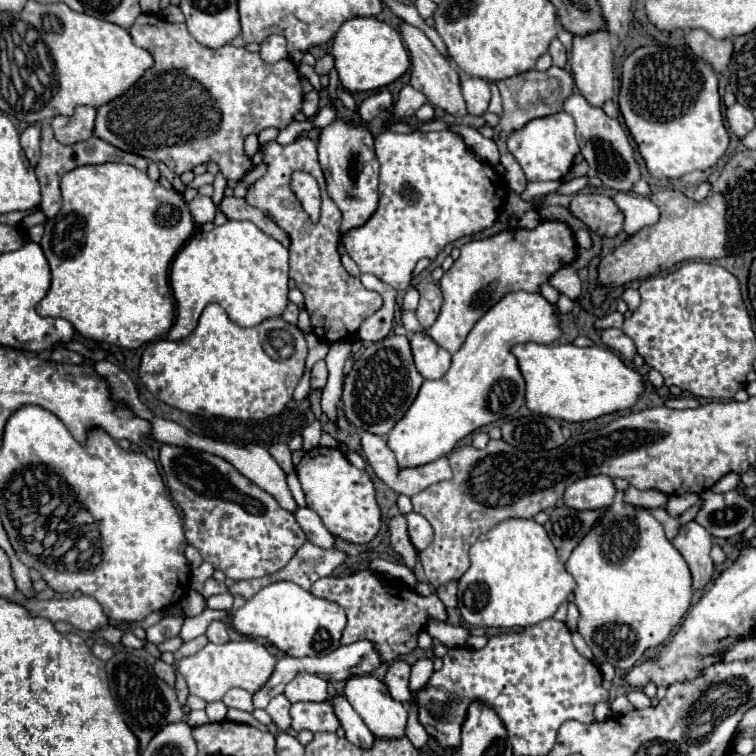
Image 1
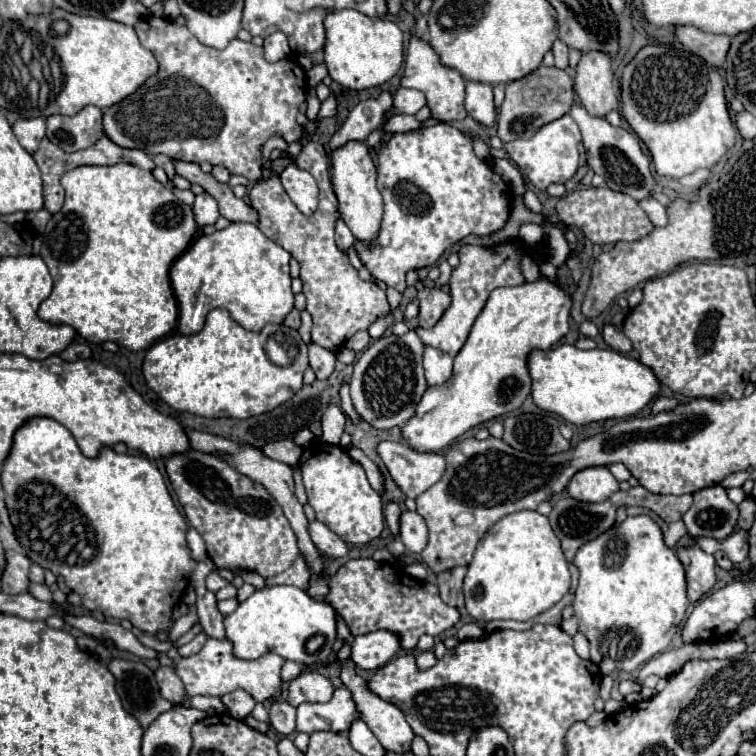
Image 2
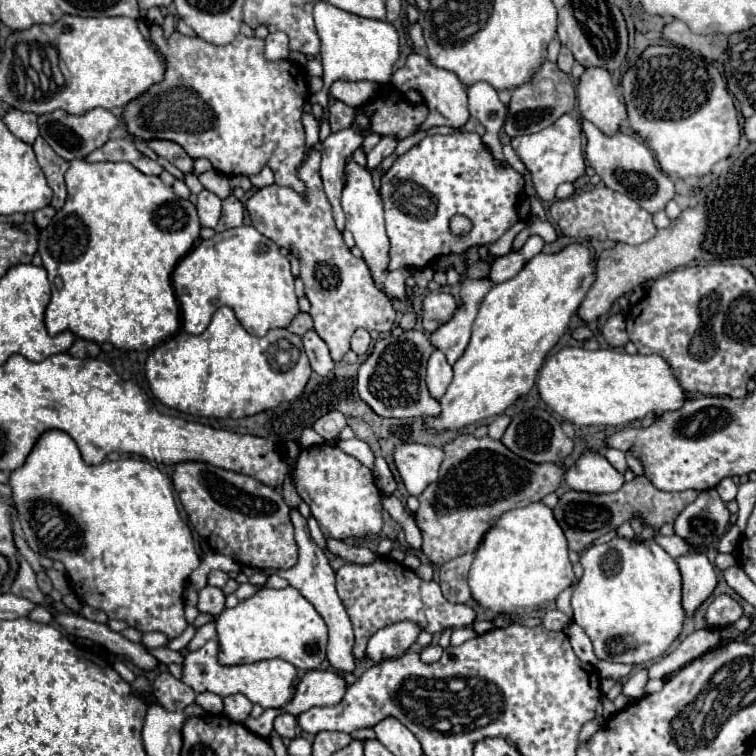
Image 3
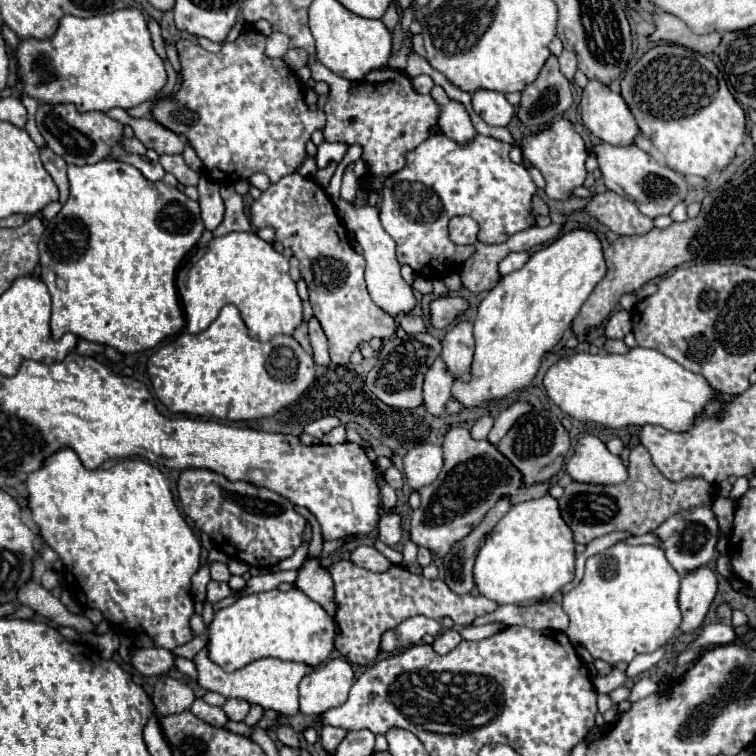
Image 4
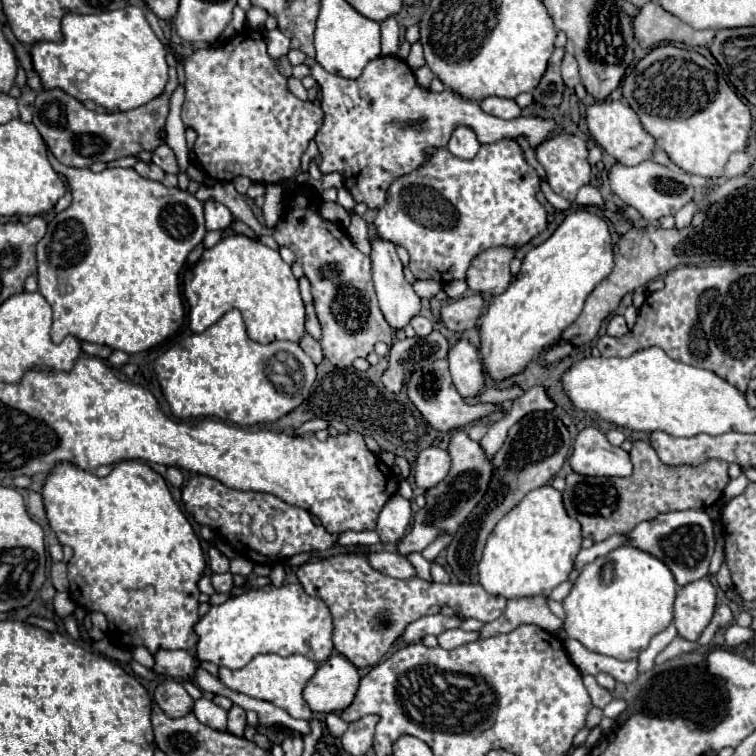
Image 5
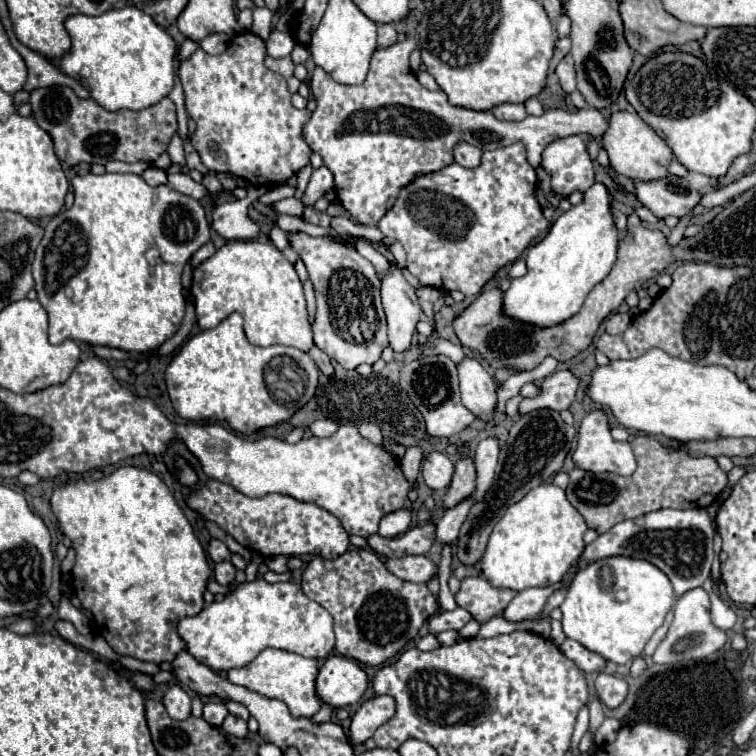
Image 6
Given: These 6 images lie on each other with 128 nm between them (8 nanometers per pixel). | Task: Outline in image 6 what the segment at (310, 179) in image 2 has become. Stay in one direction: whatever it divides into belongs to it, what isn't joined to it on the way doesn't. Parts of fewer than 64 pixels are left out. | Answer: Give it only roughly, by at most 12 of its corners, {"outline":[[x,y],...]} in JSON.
{"outline":[[252,32],[180,64],[202,164],[250,184],[310,162],[310,110]]}

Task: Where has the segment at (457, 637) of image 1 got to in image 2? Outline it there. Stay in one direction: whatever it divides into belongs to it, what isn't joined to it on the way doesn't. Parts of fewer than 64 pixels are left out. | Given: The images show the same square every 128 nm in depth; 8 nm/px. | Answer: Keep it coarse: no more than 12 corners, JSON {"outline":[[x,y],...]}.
{"outline":[[464,624],[458,640],[478,640],[484,630],[478,624]]}

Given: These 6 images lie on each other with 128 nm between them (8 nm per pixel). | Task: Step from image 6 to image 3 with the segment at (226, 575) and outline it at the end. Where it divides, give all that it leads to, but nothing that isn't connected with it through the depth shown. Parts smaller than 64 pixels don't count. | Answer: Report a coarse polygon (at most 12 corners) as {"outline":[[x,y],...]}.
{"outline":[[206,586],[198,610],[216,620],[224,610],[224,592]]}

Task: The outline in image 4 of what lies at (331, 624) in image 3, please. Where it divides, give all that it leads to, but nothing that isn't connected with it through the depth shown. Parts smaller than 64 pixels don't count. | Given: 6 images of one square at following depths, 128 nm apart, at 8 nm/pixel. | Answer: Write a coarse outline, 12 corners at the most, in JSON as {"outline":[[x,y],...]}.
{"outline":[[308,556],[294,586],[336,614],[330,570]]}

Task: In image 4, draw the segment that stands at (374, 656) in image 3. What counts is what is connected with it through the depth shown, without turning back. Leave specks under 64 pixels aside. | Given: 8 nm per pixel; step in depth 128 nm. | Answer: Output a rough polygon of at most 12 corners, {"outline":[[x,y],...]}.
{"outline":[[414,616],[384,632],[380,650],[400,654],[436,636],[440,622]]}

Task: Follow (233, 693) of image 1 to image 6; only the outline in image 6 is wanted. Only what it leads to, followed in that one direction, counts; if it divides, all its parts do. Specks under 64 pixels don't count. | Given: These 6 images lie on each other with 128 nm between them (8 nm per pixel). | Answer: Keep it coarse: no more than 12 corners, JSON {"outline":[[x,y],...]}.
{"outline":[[228,714],[222,732],[244,738],[248,726],[242,718]]}

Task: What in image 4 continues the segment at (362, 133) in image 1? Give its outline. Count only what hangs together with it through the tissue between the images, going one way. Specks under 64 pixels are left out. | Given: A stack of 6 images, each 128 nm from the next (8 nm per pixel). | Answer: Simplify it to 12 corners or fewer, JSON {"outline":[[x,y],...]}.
{"outline":[[358,180],[352,202],[338,200],[342,224],[364,250],[370,298],[390,316],[416,298],[400,276],[396,242]]}

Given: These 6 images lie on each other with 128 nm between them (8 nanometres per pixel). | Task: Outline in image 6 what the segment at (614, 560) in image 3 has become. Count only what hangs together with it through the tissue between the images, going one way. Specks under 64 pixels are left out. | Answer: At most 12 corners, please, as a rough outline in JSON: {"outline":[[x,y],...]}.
{"outline":[[646,560],[578,570],[564,634],[608,662],[640,656],[674,606]]}

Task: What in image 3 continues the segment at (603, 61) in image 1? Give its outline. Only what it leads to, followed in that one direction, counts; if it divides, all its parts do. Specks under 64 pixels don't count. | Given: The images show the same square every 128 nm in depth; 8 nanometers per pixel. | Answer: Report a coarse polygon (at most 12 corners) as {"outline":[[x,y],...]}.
{"outline":[[606,68],[584,70],[582,116],[608,136],[626,120]]}

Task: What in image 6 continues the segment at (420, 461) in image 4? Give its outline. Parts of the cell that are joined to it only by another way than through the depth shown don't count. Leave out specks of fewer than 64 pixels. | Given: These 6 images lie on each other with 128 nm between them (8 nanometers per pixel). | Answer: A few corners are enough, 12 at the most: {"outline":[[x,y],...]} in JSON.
{"outline":[[442,452],[422,462],[428,488],[446,490],[454,464]]}

